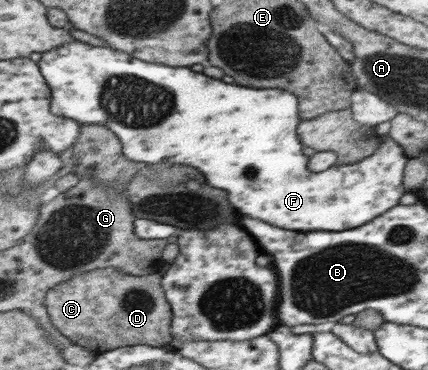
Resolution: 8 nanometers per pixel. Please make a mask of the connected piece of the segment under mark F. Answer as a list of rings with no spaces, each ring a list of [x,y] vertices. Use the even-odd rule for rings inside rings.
[[[75,40],[73,43],[65,43],[65,45],[57,47],[53,51],[45,52],[42,54],[38,64],[42,70],[42,74],[45,76],[46,82],[51,86],[51,111],[55,115],[69,117],[69,119],[75,119],[75,121],[79,121],[80,124],[85,123],[85,125],[107,125],[122,140],[123,153],[132,161],[151,163],[151,165],[181,163],[181,165],[193,165],[193,167],[197,167],[199,171],[205,173],[205,177],[207,177],[207,181],[211,183],[211,186],[229,191],[228,196],[235,203],[235,208],[239,207],[241,209],[243,215],[249,215],[253,219],[261,219],[265,223],[275,223],[275,227],[283,227],[283,229],[289,229],[289,231],[346,231],[347,229],[353,229],[353,227],[359,227],[359,225],[371,221],[373,217],[384,213],[385,209],[397,205],[399,197],[403,195],[401,181],[405,174],[408,158],[403,147],[387,136],[379,142],[379,146],[375,148],[375,152],[358,162],[347,165],[334,165],[335,169],[323,171],[323,173],[317,173],[317,175],[309,173],[310,170],[305,169],[307,157],[301,153],[300,139],[297,139],[297,123],[301,120],[300,117],[297,117],[298,99],[295,99],[295,95],[291,95],[291,93],[287,93],[283,89],[249,89],[249,87],[229,85],[225,81],[207,77],[203,73],[195,73],[189,67],[167,67],[167,65],[147,63],[147,61],[131,57],[129,53],[115,51],[111,46],[92,46],[79,40]]]

